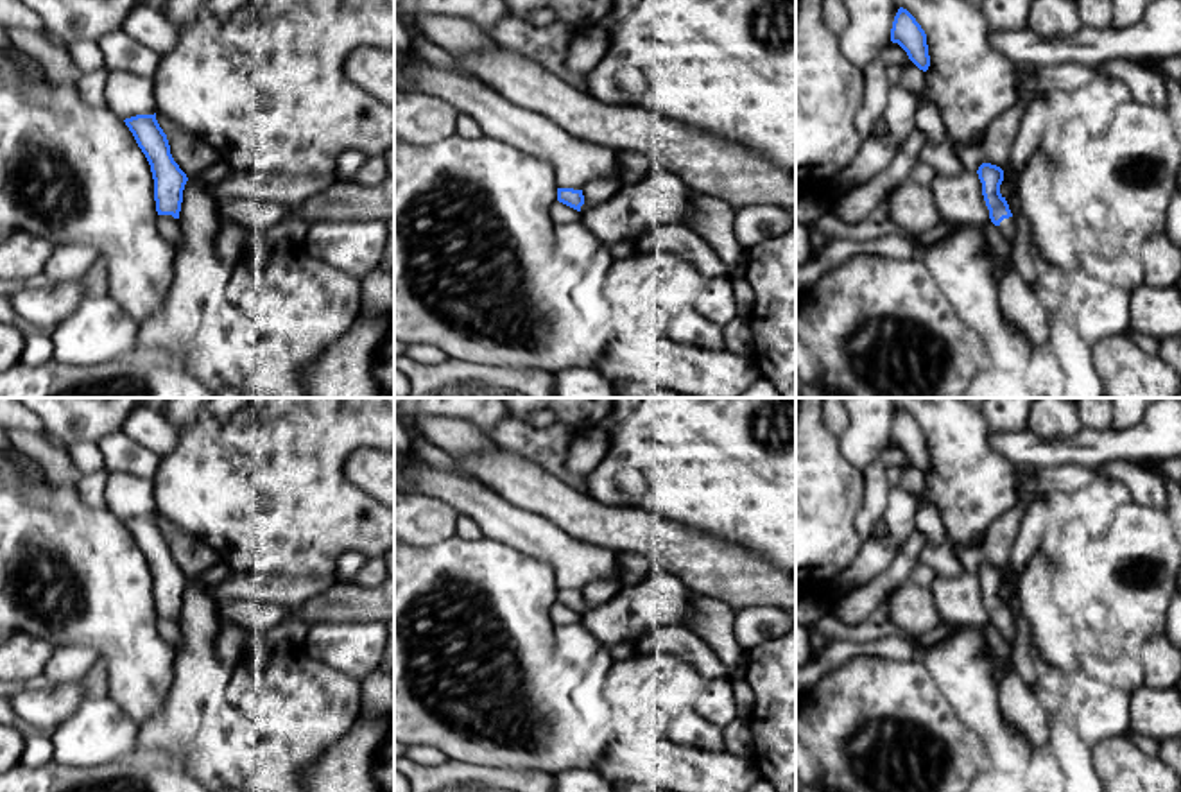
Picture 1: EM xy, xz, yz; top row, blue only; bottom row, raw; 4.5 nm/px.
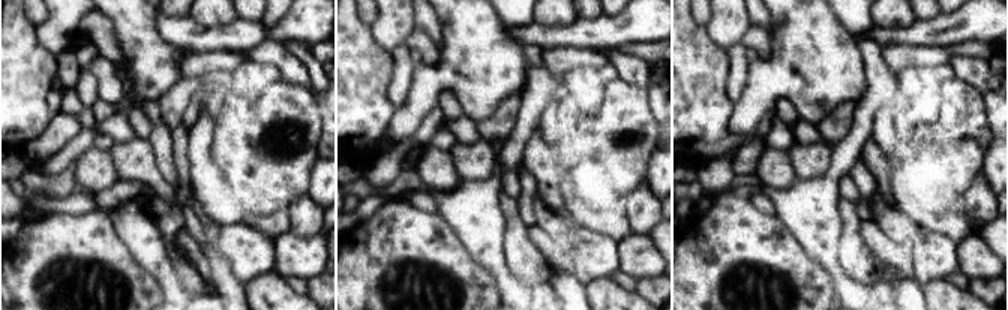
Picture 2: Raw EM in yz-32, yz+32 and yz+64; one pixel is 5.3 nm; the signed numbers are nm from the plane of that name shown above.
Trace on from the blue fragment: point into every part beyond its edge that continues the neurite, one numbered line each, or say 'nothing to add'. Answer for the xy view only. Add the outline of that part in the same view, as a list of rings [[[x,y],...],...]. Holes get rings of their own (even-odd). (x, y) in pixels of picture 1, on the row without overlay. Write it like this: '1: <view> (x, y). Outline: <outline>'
nothing to add

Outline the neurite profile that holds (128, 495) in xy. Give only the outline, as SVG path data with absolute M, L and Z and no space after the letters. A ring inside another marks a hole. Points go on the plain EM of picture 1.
M111 471L106 482L104 505L122 521L136 516L154 516L154 480Z

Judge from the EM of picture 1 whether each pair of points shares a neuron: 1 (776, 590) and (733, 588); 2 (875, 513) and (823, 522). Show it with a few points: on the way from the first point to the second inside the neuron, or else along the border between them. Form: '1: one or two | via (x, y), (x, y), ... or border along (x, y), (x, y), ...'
1: one | via (766, 588), (744, 588)
2: two | border along (864, 475), (855, 516), (862, 538)

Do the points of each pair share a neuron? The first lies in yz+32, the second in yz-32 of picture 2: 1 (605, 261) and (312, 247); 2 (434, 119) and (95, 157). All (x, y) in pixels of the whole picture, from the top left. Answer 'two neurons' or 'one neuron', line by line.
1: two neurons
2: two neurons

